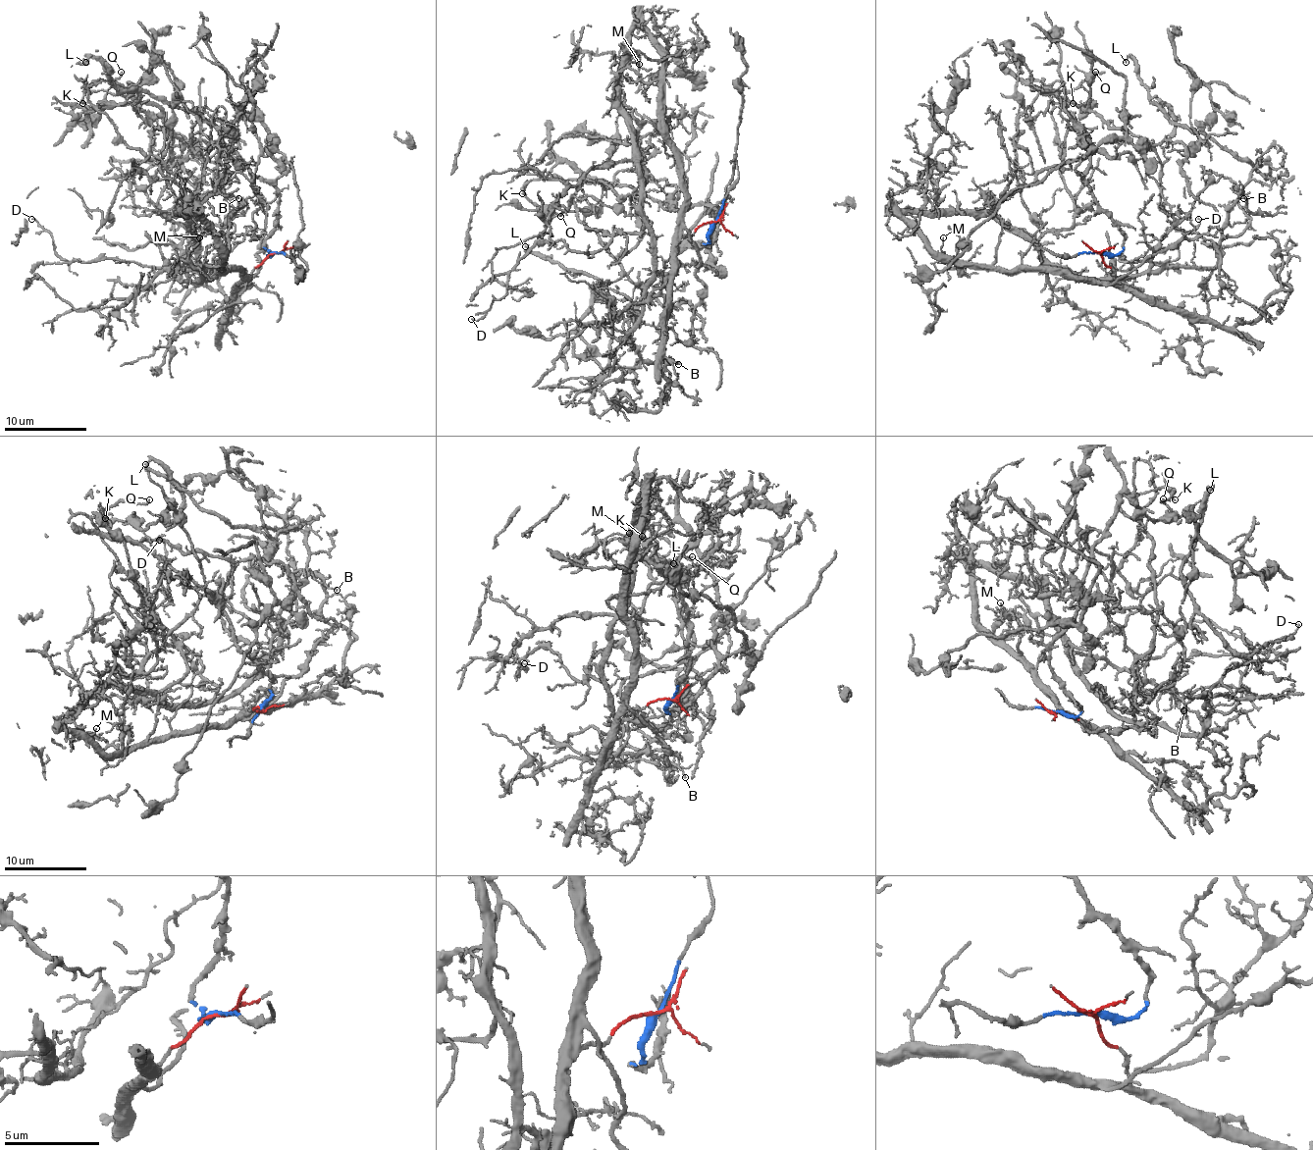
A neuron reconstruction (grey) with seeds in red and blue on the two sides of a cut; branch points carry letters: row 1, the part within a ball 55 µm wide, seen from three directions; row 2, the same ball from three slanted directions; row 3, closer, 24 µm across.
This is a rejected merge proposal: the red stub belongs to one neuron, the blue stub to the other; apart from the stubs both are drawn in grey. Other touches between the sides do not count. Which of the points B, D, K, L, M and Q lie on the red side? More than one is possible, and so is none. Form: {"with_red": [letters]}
{"with_red": ["B", "D", "M"]}

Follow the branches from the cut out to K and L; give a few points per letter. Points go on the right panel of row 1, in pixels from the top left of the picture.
K: (1102, 252), (1118, 254), (1125, 237), (1085, 184), (1089, 143), (1061, 100), (1042, 91), (1061, 89), (1073, 104)
L: (1102, 252), (1118, 254), (1125, 237), (1085, 184), (1089, 143), (1056, 93), (1168, 151), (1198, 138), (1127, 63)

